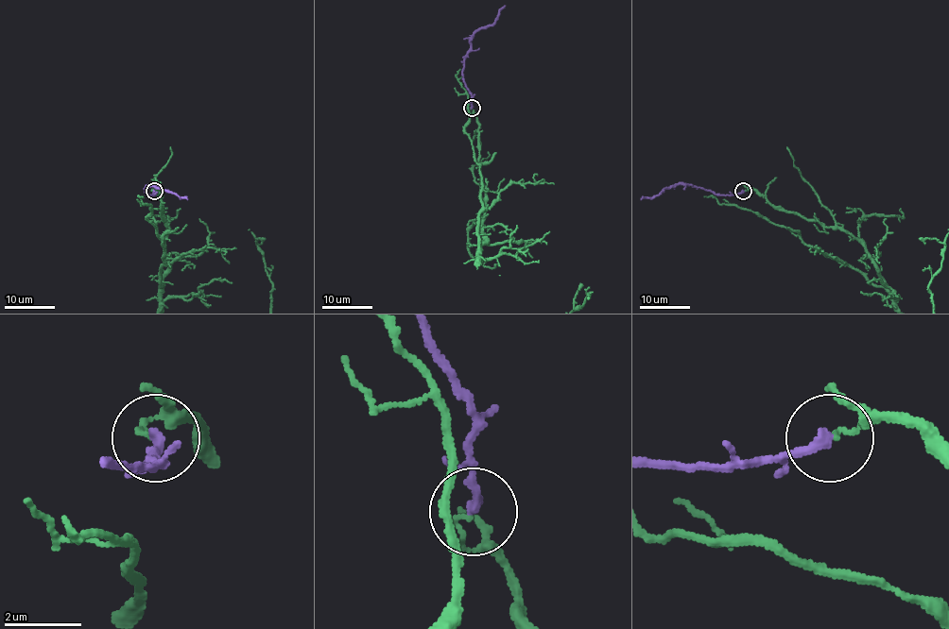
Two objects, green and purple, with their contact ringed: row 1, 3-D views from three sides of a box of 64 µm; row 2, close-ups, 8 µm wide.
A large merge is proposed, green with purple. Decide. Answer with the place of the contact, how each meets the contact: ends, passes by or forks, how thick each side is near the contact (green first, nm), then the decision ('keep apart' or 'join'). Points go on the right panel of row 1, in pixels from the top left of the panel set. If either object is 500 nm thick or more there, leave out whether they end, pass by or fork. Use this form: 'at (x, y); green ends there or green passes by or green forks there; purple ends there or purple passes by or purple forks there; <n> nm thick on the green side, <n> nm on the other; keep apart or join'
at (743, 191); green ends there; purple ends there; 90 nm thick on the green side, 240 nm on the other; keep apart

